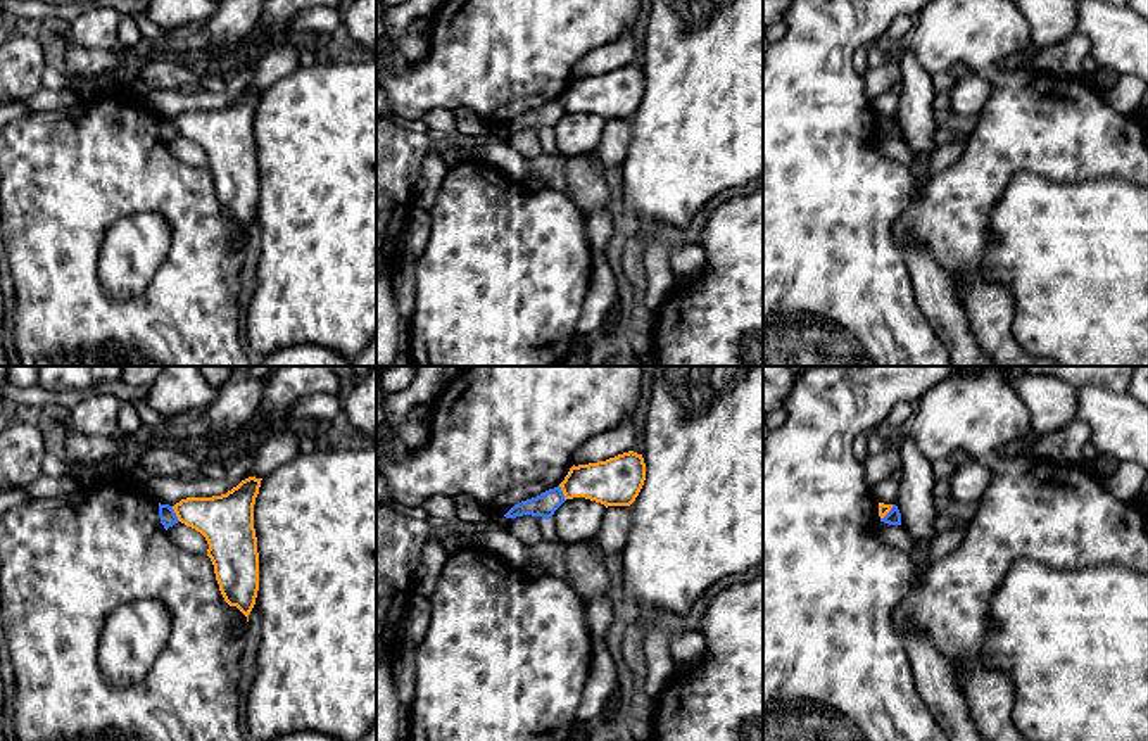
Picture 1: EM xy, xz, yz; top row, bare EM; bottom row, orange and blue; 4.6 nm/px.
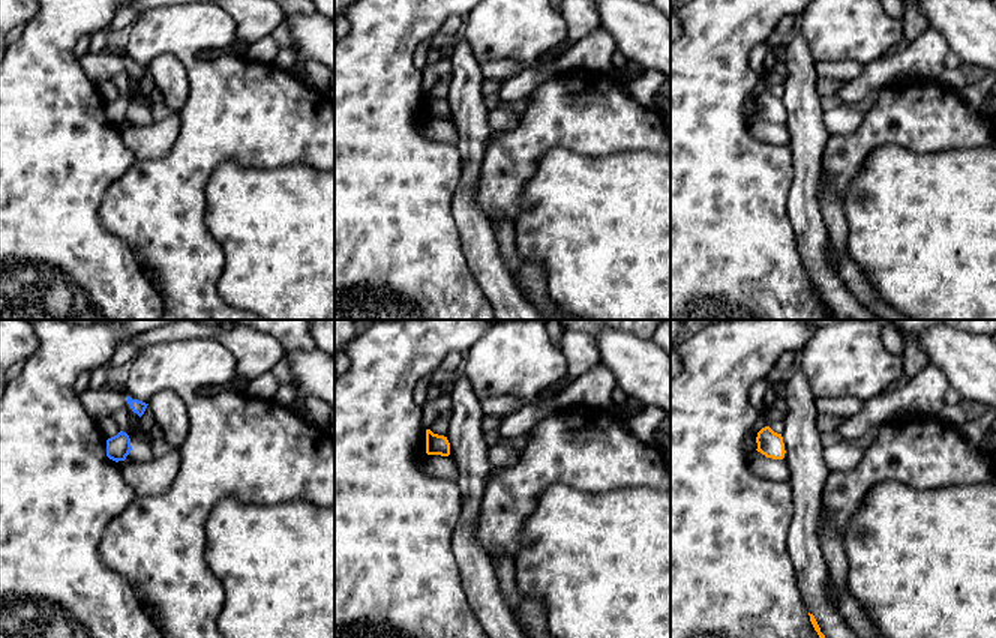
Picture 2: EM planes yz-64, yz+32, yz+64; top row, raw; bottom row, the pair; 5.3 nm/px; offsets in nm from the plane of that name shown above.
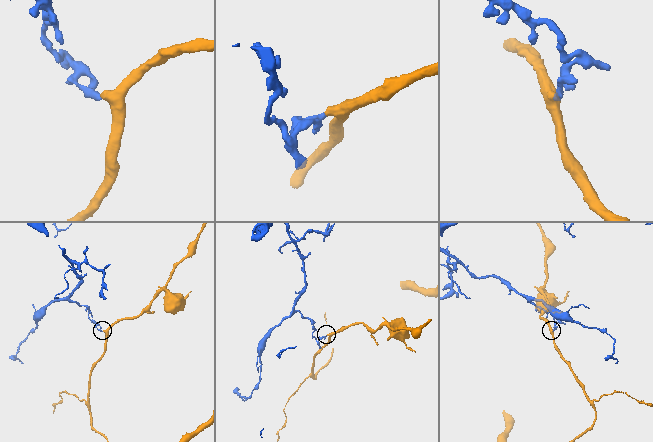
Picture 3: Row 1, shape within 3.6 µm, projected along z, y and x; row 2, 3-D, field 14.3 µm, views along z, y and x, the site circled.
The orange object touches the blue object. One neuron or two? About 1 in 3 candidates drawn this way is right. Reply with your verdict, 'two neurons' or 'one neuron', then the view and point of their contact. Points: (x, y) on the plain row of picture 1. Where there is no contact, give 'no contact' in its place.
two neurons; meets orange in xy at (175, 125)

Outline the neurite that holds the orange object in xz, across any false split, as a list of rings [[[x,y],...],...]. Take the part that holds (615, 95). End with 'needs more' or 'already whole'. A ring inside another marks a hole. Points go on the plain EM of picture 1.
[[[634,64],[606,74],[571,79],[559,97],[565,112],[585,111],[608,119],[630,119],[646,93],[642,67]]] | already whole

